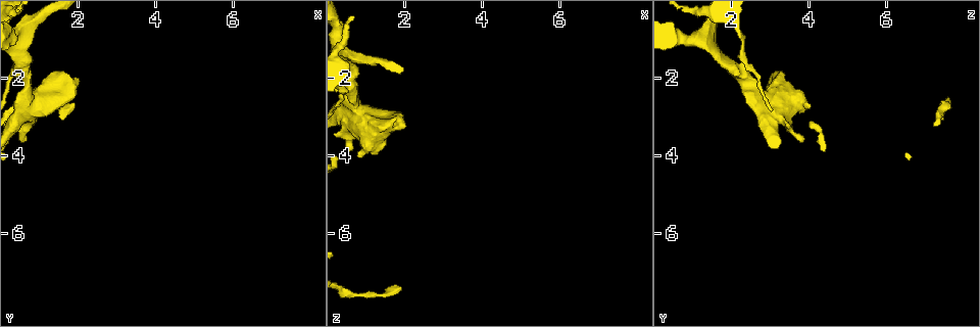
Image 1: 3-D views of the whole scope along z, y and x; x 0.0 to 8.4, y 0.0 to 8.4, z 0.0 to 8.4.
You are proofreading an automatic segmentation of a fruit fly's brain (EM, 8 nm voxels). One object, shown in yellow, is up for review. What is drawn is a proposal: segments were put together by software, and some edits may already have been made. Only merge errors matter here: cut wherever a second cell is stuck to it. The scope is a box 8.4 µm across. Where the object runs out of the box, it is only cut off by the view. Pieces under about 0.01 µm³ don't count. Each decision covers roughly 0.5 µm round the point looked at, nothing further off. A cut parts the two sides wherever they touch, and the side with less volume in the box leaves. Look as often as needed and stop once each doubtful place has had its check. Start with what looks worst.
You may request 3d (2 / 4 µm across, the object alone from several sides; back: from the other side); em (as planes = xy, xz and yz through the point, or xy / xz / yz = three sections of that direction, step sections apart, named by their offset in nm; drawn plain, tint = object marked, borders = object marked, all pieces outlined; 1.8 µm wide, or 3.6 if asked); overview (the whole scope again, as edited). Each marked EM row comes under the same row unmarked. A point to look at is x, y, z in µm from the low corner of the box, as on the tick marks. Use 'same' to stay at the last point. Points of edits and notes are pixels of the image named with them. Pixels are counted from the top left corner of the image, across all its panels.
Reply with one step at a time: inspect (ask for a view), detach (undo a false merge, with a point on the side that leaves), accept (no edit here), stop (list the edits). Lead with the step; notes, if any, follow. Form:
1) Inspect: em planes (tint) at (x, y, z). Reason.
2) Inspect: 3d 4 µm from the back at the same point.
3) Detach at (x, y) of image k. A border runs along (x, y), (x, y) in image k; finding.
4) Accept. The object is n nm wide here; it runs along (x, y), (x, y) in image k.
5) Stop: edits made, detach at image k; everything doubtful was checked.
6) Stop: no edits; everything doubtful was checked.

Inspect: em xy step 16 (tint) at (1.30, 2.70, 7.60). Narrows sharply.

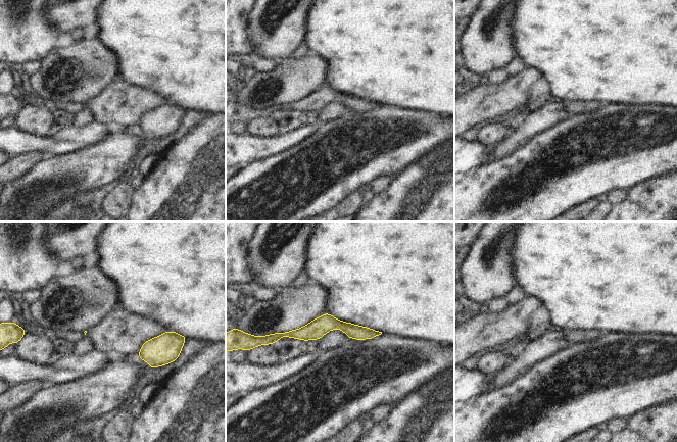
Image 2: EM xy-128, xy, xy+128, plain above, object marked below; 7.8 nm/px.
Inspect: em planes (tint) at the same point.

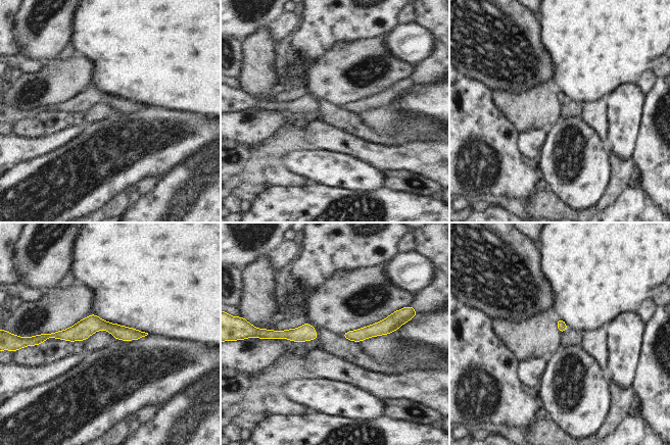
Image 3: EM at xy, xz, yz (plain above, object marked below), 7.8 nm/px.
Accept. It runs along (142, 334), (88, 326), (45, 336) in image 3; continuous, no second cell.

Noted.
Inspect: em planes (tint) at (0.60, 1.60, 2.20). Arms run side by side.

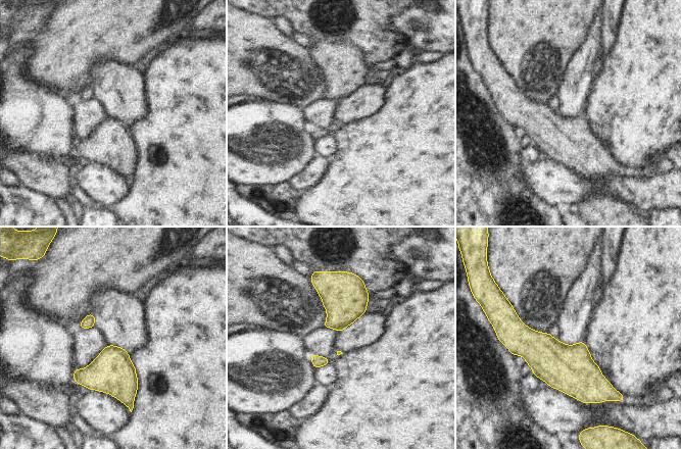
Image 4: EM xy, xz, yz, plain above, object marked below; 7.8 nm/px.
Accept. The object is 140 nm wide here; all the same cell.

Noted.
Inspect: 3d 2 µm at (0.65, 2.50, 2.60). Four arms meet.

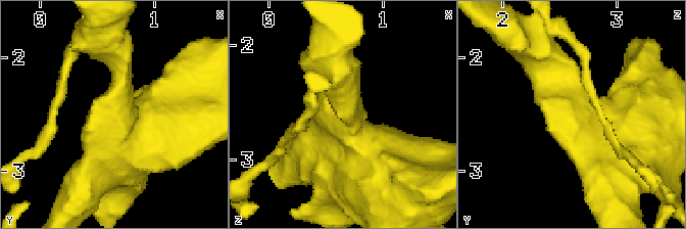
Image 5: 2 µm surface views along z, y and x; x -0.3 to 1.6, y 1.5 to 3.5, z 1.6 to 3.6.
Inspect: em yz step 16 (tint) at (0.68, 2.52, 2.66). 4 arms meet here.

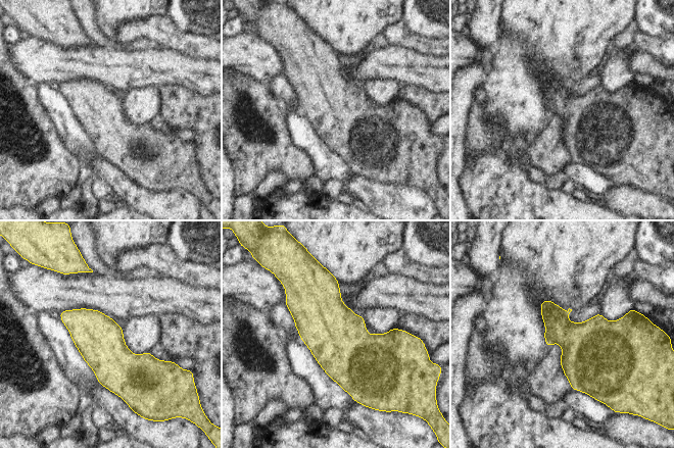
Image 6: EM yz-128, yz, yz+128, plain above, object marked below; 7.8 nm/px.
Inspect: em planes (tint) at the same point. Cut it another way.

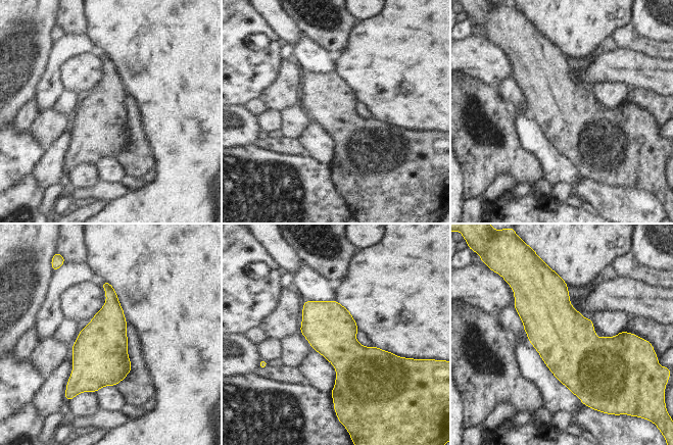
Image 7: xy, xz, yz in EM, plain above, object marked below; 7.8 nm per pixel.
Accept. All the same cell.

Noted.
Stop: no edits; everything doubtful was checked.

